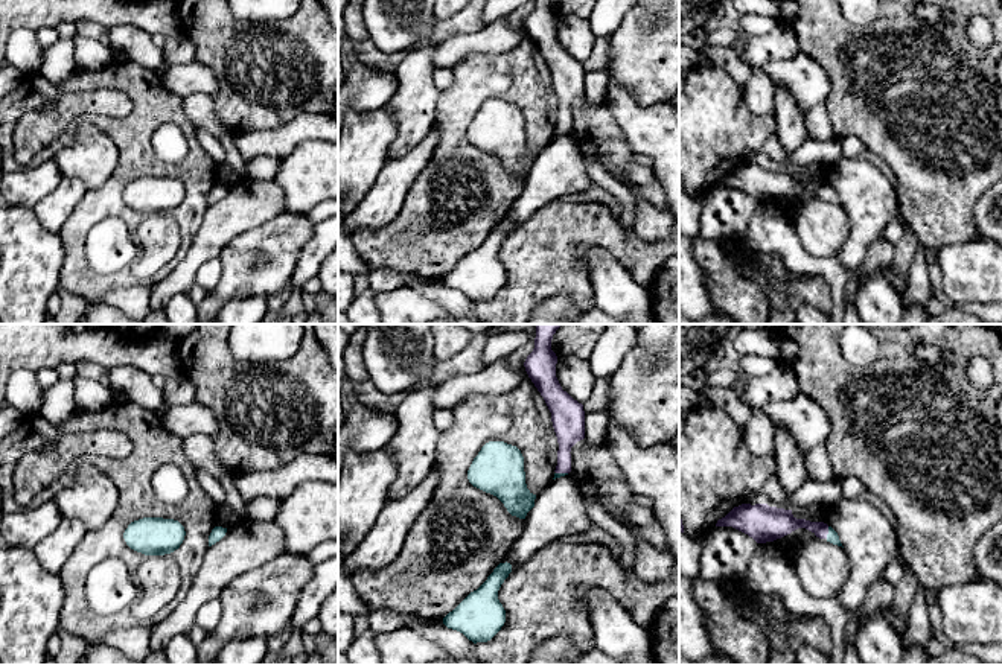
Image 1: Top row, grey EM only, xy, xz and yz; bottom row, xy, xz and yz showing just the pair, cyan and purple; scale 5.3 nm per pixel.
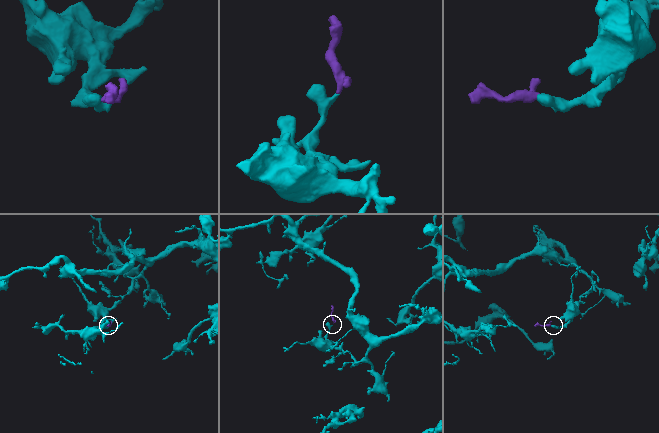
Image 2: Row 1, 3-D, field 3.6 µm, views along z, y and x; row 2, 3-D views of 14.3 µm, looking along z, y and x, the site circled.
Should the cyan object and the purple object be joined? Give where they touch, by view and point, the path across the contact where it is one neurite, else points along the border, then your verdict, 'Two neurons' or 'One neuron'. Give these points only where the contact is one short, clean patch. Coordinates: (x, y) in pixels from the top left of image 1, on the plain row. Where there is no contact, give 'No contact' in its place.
Touches cyan at yz (829, 192). Path across: yz (832, 195), (829, 192), (806, 183), (783, 181). One neuron

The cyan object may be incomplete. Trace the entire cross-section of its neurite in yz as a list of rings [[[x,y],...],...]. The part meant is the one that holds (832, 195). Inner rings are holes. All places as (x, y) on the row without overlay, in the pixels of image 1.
[[[767,163],[734,166],[725,177],[717,180],[716,186],[732,186],[752,196],[757,202],[774,201],[798,187],[806,187],[816,196],[842,205],[838,192],[827,183],[796,178],[792,169],[769,166]]]

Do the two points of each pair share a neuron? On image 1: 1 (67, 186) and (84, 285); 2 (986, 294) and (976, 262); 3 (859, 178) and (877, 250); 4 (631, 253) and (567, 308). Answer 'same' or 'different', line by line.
1: different
2: same
3: different
4: different

